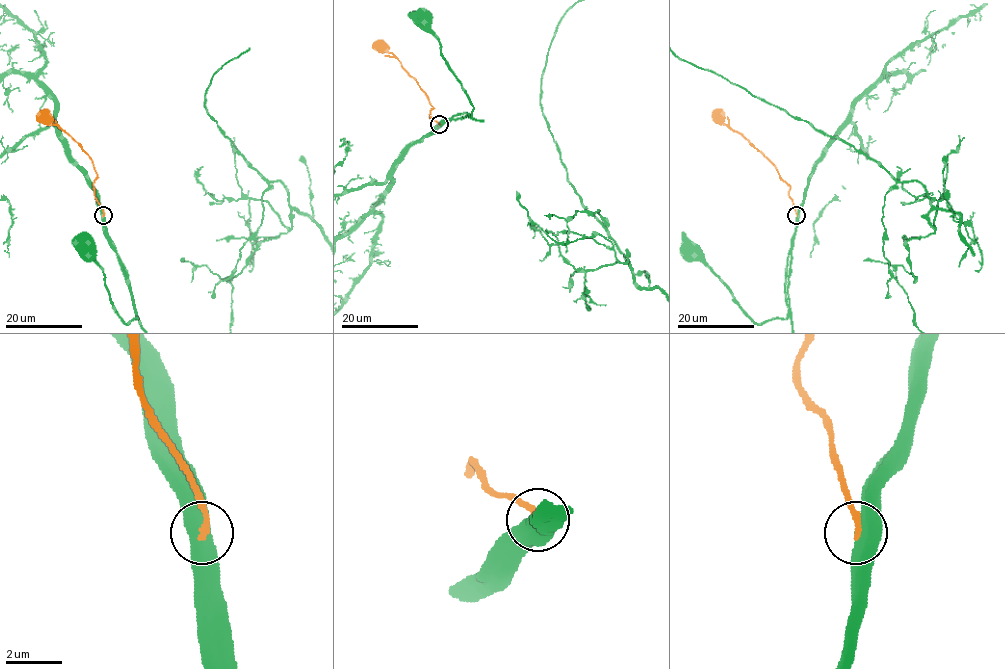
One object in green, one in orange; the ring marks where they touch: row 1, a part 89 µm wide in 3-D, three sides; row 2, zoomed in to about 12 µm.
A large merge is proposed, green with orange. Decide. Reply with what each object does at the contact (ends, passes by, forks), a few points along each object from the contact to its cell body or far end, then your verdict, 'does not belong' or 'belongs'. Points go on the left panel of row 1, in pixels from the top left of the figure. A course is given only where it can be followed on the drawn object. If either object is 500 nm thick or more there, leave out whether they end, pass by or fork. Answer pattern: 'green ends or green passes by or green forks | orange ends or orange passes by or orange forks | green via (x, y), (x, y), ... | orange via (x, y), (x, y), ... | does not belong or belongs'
green via (102, 215), (103, 234), (126, 276), (137, 318), (125, 323), (113, 305), (103, 270), (90, 251) | orange via (103, 215), (95, 195), (93, 183), (97, 173), (92, 159), (68, 133), (42, 116) | does not belong

